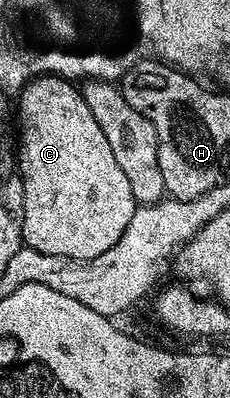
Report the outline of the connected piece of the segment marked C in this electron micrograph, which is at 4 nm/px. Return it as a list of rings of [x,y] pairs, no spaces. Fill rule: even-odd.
[[[41,75],[32,78],[18,94],[20,100],[20,125],[18,121],[18,168],[20,178],[24,180],[24,240],[23,244],[34,251],[42,251],[46,255],[66,255],[70,259],[94,259],[102,255],[102,251],[110,251],[118,239],[122,239],[122,231],[130,227],[130,219],[134,215],[137,203],[134,191],[130,191],[130,182],[122,167],[118,167],[118,159],[114,159],[114,151],[110,151],[110,143],[98,127],[98,119],[94,119],[94,111],[86,107],[86,99],[79,88],[76,89],[71,80],[55,75]]]

